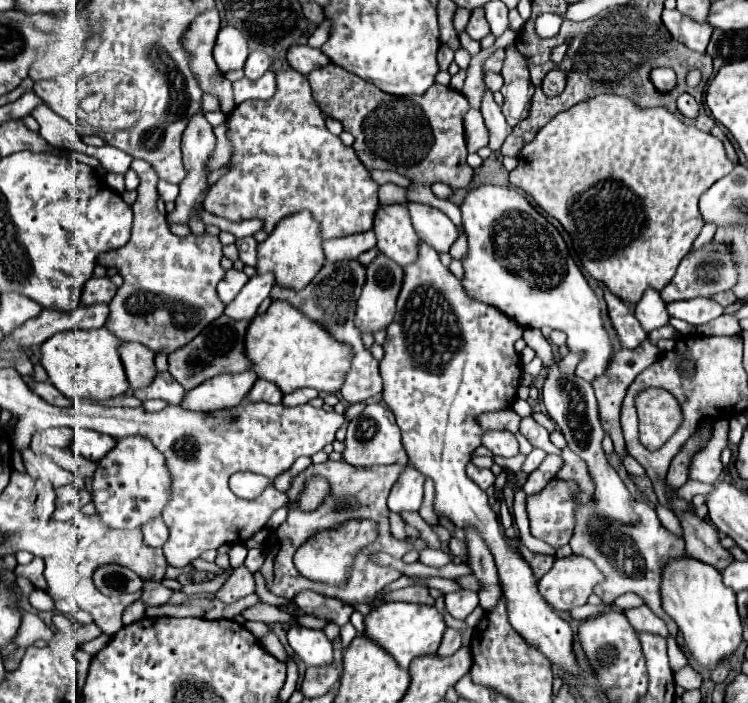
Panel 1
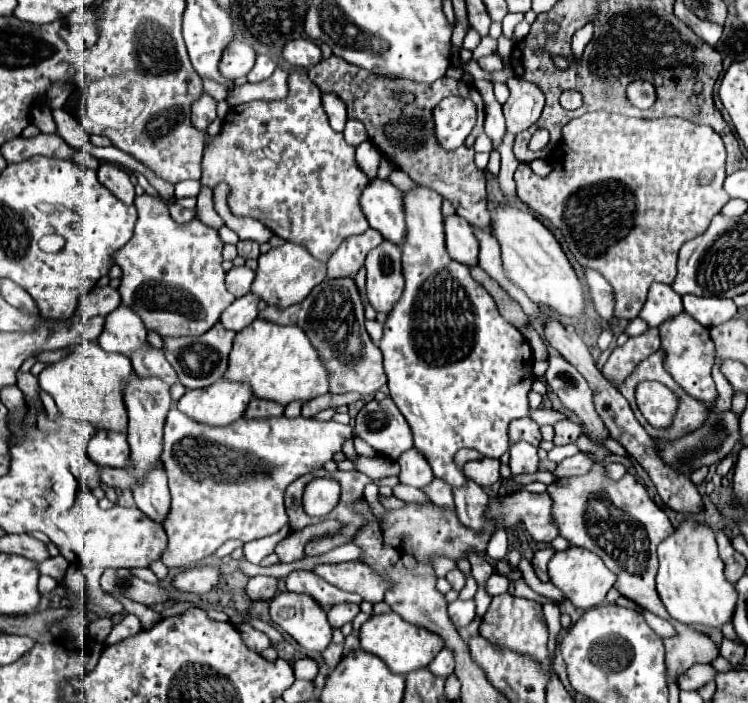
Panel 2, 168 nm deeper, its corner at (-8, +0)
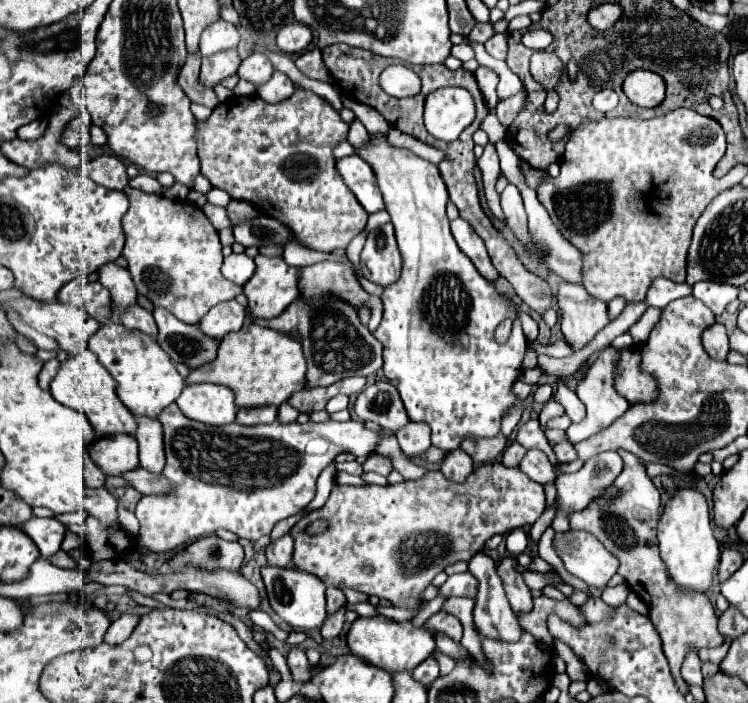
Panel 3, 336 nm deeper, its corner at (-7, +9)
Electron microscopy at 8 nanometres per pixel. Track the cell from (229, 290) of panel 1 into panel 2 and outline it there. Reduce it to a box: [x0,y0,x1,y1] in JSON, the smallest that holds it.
[226,266,254,298]

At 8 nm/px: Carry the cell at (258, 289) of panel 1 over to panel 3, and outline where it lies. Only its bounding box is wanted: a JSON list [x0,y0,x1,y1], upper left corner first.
[201,299,245,339]

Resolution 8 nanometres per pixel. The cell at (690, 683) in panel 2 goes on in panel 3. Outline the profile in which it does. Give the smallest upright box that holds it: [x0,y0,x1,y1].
[699,641,731,665]

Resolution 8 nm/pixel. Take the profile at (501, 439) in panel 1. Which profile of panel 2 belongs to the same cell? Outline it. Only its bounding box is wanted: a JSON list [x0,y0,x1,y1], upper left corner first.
[510,442,538,474]

